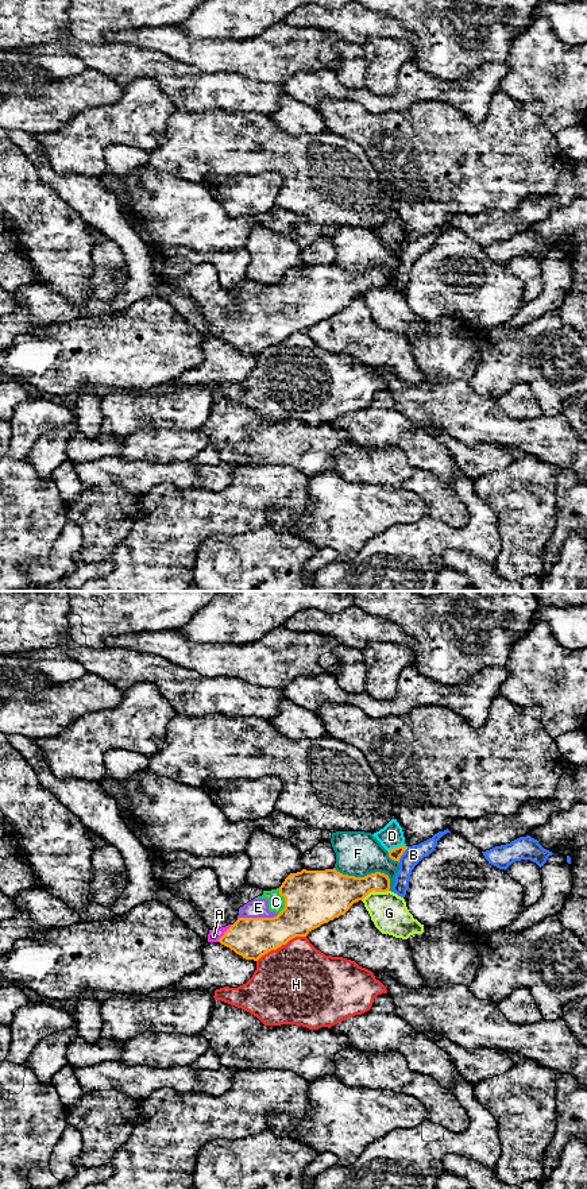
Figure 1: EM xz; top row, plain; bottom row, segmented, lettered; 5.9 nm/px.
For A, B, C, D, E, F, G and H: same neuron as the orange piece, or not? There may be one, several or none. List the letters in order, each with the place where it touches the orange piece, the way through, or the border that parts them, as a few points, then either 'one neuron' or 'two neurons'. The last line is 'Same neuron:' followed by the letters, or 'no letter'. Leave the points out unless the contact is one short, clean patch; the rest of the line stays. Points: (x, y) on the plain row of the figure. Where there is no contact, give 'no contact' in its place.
A: contact xz (224, 328); one neuron
B: contact xz (402, 249); border xz (408, 242), (398, 257); two neurons
C: contact xz (285, 297); one neuron
D: contact xz (396, 243); two neurons
E: contact xz (258, 313); one neuron
F: contact xz (367, 270); two neurons
G: contact xz (374, 285); two neurons
H: contact xz (281, 340); border xz (305, 331), (290, 334), (265, 348), (257, 356); two neurons
Same neuron: A, C, E

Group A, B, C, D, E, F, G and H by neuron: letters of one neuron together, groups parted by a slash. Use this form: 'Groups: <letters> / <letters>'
Groups: A C E / B / D / F / G / H

